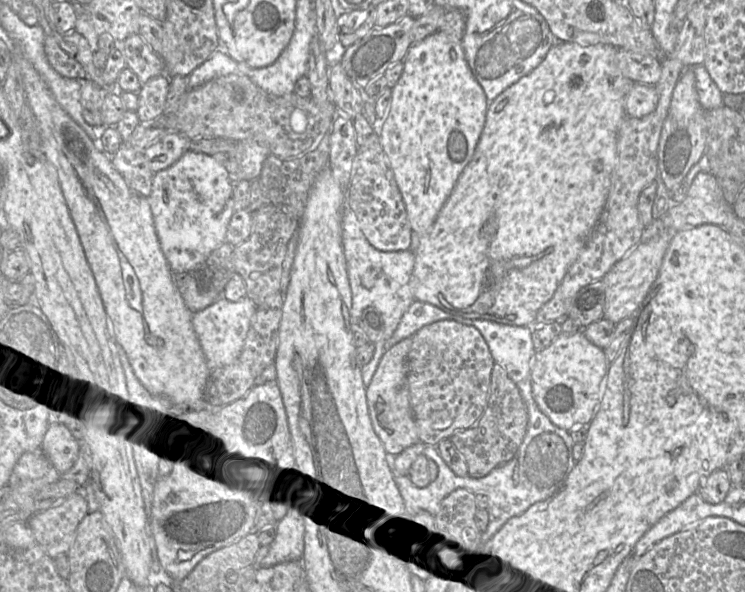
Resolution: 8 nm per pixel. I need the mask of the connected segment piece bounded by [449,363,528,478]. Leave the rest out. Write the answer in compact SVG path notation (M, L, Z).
M495 363L484 413L474 426L455 432L449 439L466 462L468 476L482 478L515 456L526 435L527 424L528 412L518 387L505 369Z

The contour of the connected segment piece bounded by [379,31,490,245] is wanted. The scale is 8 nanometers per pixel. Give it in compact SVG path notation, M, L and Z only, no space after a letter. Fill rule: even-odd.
M436 31L413 44L403 60L404 70L392 88L392 101L379 135L394 178L405 205L415 242L426 235L450 199L455 187L471 162L481 139L489 101L475 79L465 58L461 40Z

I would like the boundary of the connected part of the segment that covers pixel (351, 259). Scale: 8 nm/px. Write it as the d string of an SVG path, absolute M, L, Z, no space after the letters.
M346 200L342 211L342 244L352 296L350 324L359 325L362 311L370 306L380 312L384 323L383 334L374 343L374 353L371 360L361 367L362 380L366 388L385 352L385 342L392 336L403 314L414 301L411 291L411 276L415 263L415 251L413 248L392 252L375 249L364 236L359 222Z

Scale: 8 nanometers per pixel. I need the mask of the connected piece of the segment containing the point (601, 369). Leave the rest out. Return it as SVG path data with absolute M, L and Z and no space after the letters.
M582 330L574 334L560 333L547 348L536 351L533 356L532 392L538 407L554 425L568 432L578 425L590 425L599 389L601 384L605 385L609 365L604 350L591 343Z

